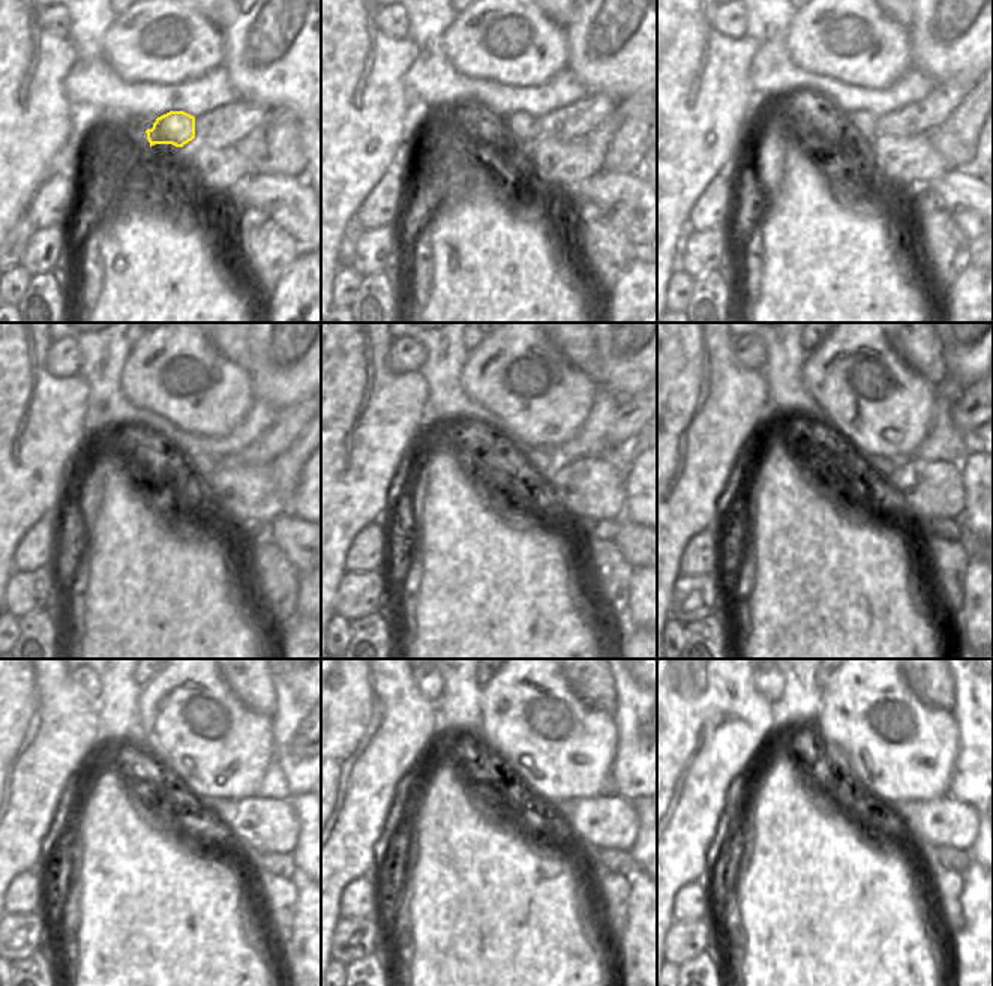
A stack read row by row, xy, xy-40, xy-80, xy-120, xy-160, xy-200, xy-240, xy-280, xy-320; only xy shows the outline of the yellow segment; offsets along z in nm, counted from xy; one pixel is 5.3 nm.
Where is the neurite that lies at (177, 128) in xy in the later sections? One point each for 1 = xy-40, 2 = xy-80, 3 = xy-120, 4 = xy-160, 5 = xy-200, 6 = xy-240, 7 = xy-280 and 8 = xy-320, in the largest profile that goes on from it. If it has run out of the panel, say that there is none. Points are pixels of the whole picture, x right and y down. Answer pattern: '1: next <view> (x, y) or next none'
1: next xy-40 (518, 128)
2: next xy-80 (857, 126)
3: next xy-120 (195, 464)
4: next xy-160 (539, 462)
5: next xy-200 (878, 464)
6: next xy-240 (219, 805)
7: next xy-280 (563, 811)
8: next xy-320 (902, 809)

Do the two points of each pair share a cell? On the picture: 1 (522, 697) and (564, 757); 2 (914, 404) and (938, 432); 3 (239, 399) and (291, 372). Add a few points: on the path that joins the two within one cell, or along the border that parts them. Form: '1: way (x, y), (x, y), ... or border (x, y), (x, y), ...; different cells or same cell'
1: way (524, 713), (530, 728), (548, 742); same cell
2: border (936, 389), (927, 435), (912, 453); different cells
3: border (248, 372), (255, 398); different cells

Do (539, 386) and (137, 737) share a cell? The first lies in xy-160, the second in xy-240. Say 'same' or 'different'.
different

